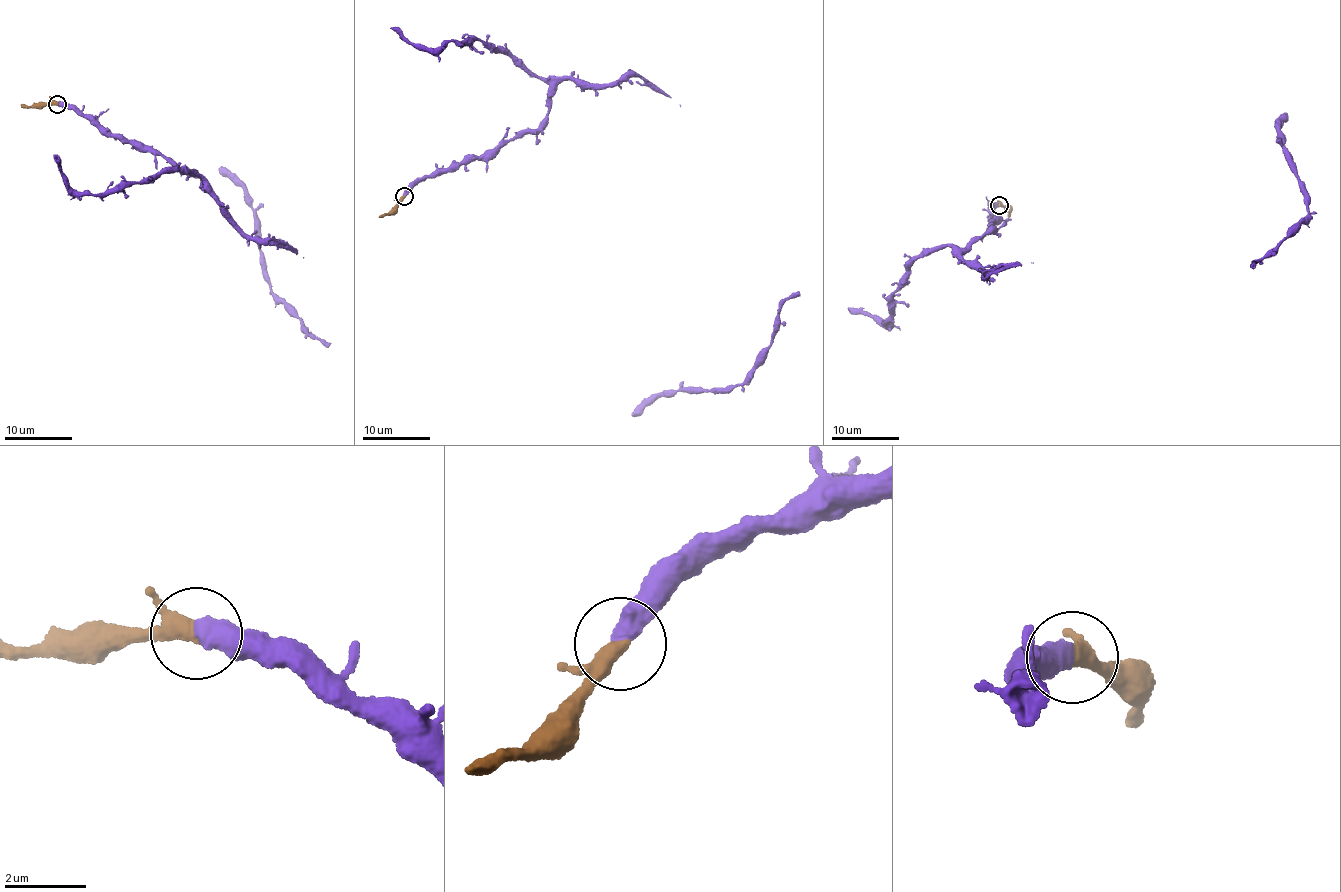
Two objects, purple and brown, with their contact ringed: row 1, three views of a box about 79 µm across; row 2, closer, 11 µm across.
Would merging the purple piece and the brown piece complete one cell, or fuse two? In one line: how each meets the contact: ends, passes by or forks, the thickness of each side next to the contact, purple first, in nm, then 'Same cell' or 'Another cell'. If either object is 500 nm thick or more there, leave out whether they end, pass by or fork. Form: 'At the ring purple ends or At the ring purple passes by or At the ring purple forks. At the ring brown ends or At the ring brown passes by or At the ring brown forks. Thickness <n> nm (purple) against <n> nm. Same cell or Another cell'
Thickness 550 nm (purple) against 320 nm. Same cell

